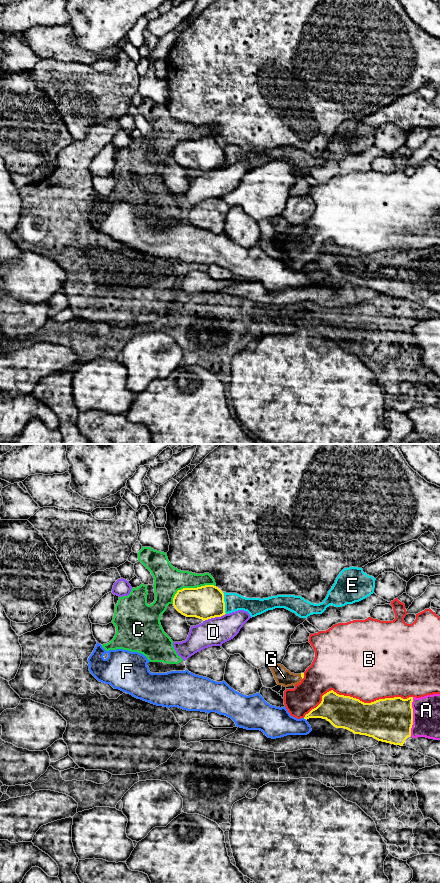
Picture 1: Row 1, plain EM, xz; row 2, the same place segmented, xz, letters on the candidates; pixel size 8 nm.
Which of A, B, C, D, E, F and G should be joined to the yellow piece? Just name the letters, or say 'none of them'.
A, G

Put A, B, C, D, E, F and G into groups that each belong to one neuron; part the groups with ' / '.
A G / B / C / D / E / F

